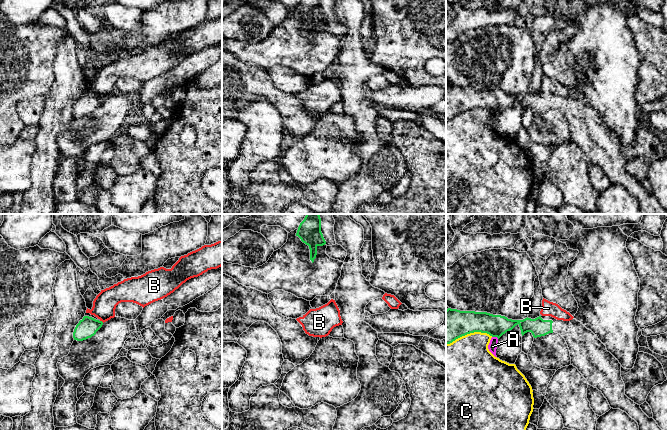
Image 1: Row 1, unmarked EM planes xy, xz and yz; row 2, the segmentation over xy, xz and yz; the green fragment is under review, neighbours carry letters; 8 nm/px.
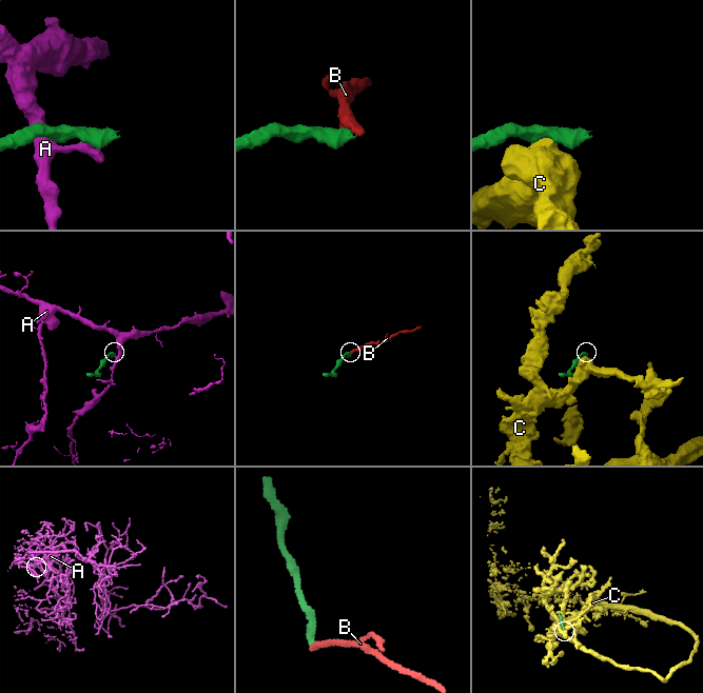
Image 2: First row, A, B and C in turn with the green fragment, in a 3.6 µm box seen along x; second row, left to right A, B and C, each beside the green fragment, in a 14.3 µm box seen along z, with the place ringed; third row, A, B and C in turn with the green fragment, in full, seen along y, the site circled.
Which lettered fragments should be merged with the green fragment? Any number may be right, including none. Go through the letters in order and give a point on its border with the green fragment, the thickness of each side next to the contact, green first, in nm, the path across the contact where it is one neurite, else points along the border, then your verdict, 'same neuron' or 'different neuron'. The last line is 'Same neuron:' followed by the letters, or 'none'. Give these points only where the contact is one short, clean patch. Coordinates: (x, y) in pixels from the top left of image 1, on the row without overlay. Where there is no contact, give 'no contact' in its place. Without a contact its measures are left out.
A: meets green in yz at (495, 112); 180 nm thick on the green side, 70 nm on the other; border along yz (492, 112), (498, 114); different neuron
B: meets green in xy at (101, 97); 160 nm thick on the green side, 190 nm on the other; border along xy (100, 96), (103, 98); different neuron
C: meets green in yz at (469, 109); 260 nm thick on the green side, 420 nm on the other; border along yz (492, 112), (486, 109), (470, 108), (446, 120); different neuron
Same neuron: none

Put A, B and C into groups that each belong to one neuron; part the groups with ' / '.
A / B / C

